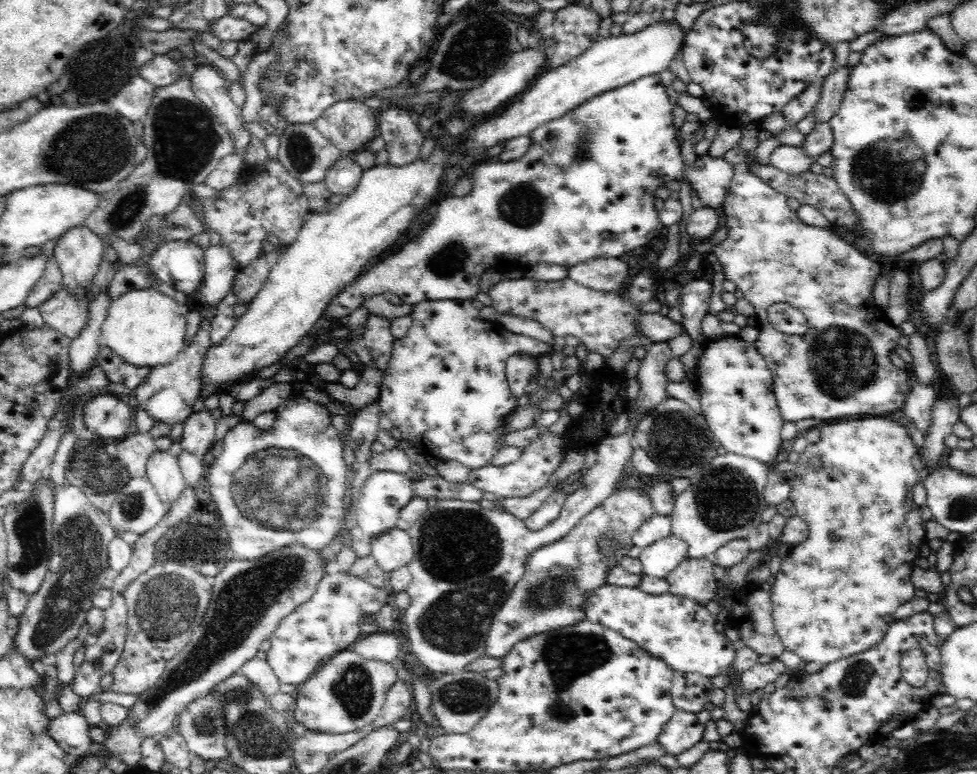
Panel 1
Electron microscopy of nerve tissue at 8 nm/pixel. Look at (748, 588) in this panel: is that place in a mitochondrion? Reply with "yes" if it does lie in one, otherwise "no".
no

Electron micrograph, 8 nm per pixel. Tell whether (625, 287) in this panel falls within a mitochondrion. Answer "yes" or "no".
no

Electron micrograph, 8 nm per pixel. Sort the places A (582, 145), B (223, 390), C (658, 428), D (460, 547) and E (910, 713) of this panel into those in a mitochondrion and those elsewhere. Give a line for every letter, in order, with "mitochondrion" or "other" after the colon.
A: mitochondrion
B: other
C: mitochondrion
D: mitochondrion
E: other

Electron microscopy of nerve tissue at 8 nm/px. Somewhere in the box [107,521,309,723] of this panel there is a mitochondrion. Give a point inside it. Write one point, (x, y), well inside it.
(164, 606)

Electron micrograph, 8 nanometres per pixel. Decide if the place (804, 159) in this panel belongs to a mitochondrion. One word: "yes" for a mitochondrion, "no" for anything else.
no

